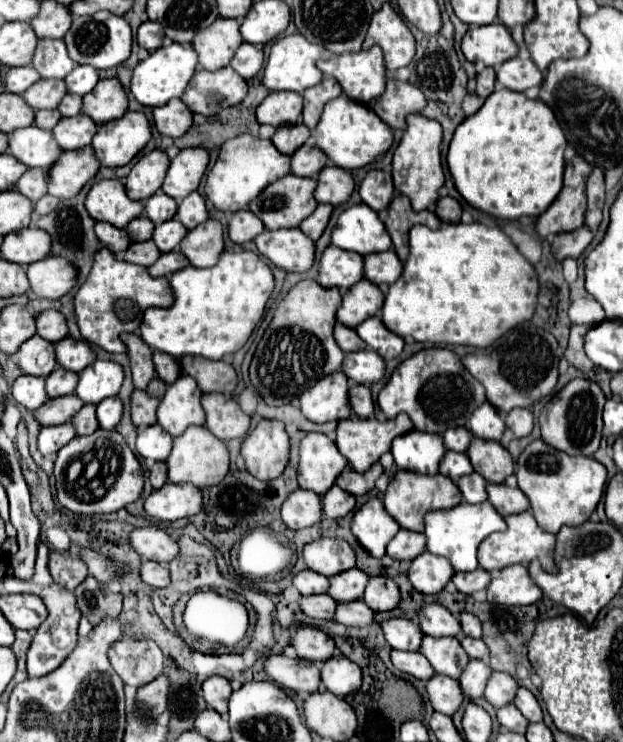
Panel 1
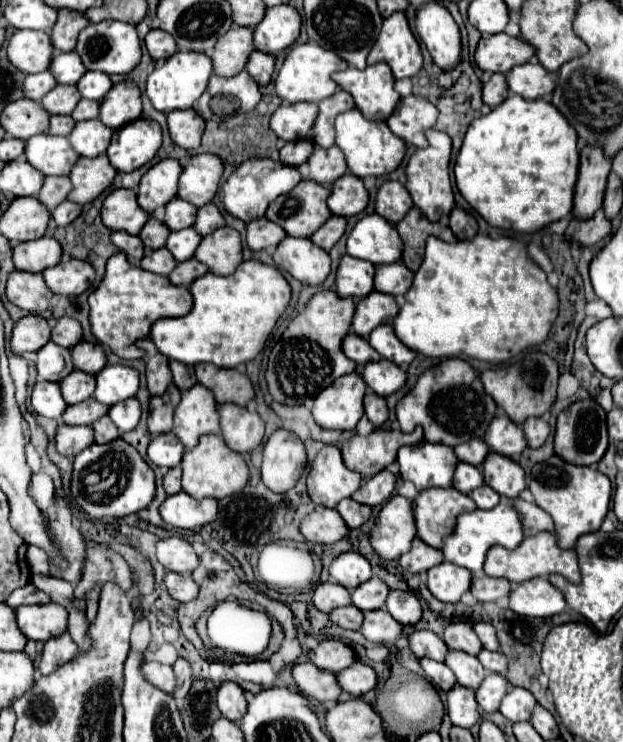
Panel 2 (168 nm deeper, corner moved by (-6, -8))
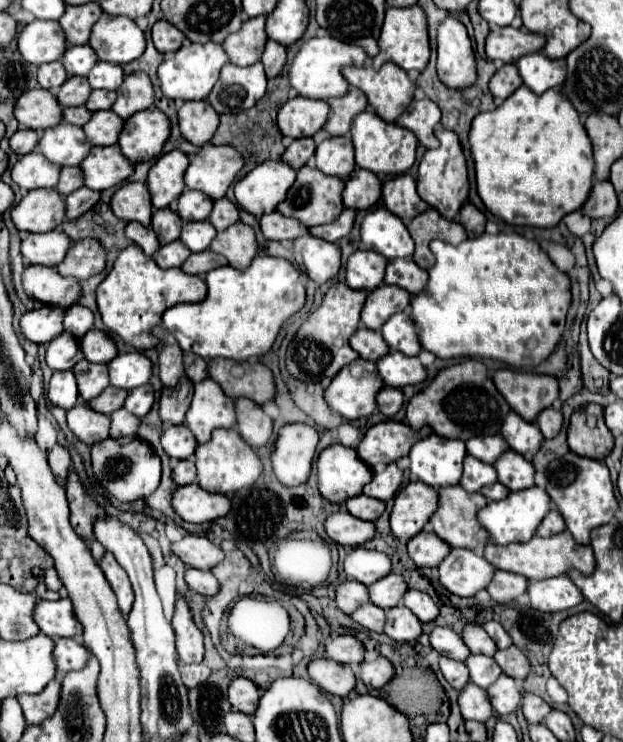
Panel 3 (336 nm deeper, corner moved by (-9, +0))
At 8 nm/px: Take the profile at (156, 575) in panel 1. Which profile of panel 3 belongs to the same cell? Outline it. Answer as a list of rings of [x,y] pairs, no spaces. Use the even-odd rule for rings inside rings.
[[[187,569],[185,571],[185,581],[189,589],[201,593],[201,595],[215,595],[219,591],[219,583],[213,577],[211,571],[201,571],[201,569]]]

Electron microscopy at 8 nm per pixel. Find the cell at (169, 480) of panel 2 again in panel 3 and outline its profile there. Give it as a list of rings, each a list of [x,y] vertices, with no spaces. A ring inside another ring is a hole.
[[[183,459],[183,461],[177,461],[173,473],[171,473],[173,481],[177,485],[189,485],[189,483],[195,483],[195,463],[193,459]]]

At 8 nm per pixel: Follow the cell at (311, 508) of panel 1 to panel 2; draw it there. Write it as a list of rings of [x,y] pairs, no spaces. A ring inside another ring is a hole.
[[[322,507],[322,509],[310,513],[302,521],[300,531],[306,537],[306,541],[310,541],[310,543],[330,545],[330,543],[344,539],[350,529],[336,509],[324,509]]]

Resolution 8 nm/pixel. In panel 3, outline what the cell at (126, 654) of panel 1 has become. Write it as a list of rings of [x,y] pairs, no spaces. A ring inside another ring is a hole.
[[[179,661],[179,671],[181,671],[185,687],[197,687],[211,673],[211,669],[207,665],[203,665],[203,663],[199,663],[199,665],[185,665],[181,661]]]

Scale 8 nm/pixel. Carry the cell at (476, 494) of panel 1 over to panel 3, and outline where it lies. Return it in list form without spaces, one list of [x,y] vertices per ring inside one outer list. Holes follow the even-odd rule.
[[[493,483],[493,485],[485,485],[485,487],[481,489],[481,495],[485,495],[489,501],[499,501],[499,499],[507,497],[509,491],[507,491],[507,487],[503,487],[501,483]]]

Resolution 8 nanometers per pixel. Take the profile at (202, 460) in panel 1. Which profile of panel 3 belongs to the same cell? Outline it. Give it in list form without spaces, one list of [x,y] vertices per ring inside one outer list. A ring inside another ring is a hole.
[[[215,429],[211,439],[195,449],[195,465],[197,465],[197,483],[209,493],[233,495],[241,487],[249,487],[261,475],[263,465],[257,453],[239,439],[235,429]]]

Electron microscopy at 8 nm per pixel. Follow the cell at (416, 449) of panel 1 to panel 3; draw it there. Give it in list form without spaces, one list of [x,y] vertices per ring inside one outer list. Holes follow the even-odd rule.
[[[437,433],[417,441],[411,451],[411,475],[431,487],[447,487],[459,483],[465,459],[465,443],[459,439],[443,439]]]

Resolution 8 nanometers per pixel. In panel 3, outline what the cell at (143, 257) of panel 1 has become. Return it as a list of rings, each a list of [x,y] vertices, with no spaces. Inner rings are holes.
[[[175,241],[175,243],[159,247],[159,251],[153,255],[153,261],[163,269],[171,269],[171,267],[181,267],[183,261],[187,259],[187,255],[191,255],[191,251],[187,251],[187,247],[183,247],[183,243]]]

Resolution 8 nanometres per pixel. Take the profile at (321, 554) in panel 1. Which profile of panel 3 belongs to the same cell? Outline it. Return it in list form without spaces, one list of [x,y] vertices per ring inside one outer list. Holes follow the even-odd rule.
[[[357,547],[347,555],[343,569],[347,573],[347,579],[355,579],[363,585],[371,585],[377,579],[381,579],[381,575],[387,575],[391,571],[391,561],[387,559],[387,555],[379,551]]]

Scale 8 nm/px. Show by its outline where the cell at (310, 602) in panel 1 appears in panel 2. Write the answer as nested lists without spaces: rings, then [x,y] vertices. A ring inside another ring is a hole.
[[[338,607],[330,613],[330,619],[342,627],[342,629],[352,629],[352,631],[358,631],[362,627],[362,621],[364,621],[364,613],[358,609],[358,607]]]

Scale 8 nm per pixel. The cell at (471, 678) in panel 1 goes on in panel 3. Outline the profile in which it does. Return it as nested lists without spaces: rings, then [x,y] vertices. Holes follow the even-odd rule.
[[[505,673],[499,675],[499,679],[487,689],[487,693],[489,693],[489,699],[491,699],[493,709],[499,715],[515,713],[515,709],[521,703],[521,691],[519,691],[517,681],[513,677],[505,675]]]

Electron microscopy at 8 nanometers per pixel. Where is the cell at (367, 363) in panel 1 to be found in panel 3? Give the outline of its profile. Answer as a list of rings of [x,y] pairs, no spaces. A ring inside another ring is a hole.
[[[391,351],[385,357],[381,357],[377,363],[377,371],[385,385],[389,387],[405,387],[405,385],[417,385],[425,381],[427,373],[425,367],[417,357],[407,357],[399,351]]]

